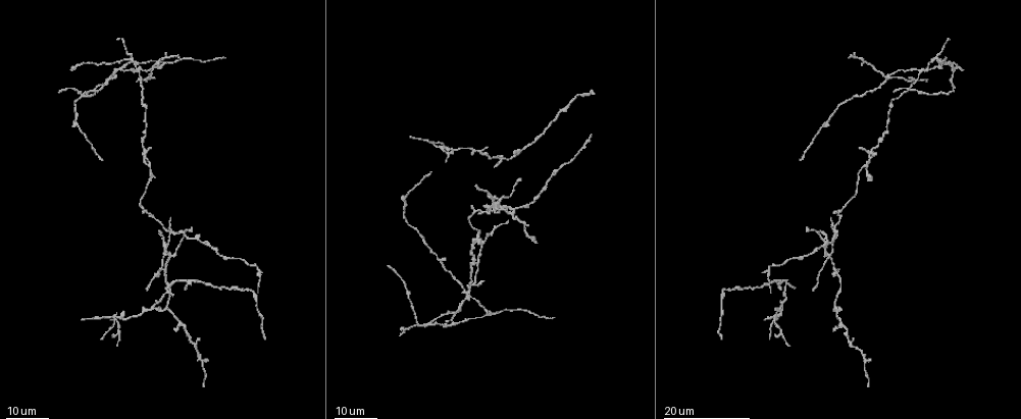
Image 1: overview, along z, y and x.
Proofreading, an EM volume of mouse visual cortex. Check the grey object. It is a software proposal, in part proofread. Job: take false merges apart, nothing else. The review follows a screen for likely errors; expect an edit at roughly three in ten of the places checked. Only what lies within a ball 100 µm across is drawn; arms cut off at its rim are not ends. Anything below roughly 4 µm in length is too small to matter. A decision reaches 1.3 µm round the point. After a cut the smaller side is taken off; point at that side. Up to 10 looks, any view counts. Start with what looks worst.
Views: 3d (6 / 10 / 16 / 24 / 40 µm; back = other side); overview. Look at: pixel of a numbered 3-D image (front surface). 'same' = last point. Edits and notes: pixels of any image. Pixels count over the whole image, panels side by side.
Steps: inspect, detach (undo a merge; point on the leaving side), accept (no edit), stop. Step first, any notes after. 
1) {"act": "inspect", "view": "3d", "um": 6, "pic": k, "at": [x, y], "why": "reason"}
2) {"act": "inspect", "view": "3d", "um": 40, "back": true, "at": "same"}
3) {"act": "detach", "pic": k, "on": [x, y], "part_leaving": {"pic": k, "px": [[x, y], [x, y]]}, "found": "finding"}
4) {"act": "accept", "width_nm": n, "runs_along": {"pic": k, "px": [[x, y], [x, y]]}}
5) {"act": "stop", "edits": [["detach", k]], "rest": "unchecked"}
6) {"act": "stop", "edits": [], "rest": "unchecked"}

{"act": "inspect", "view": "3d", "um": 24, "pic": 1, "at": [140, 79], "why": "looks like a crossing"}

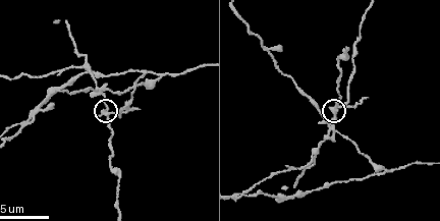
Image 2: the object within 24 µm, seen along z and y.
{"act": "inspect", "view": "3d", "um": 6, "pic": 2, "at": [332, 110], "why": "closer look"}

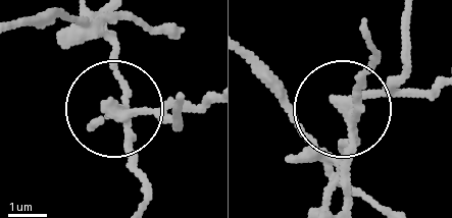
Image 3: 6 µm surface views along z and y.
{"act": "detach", "pic": 3, "on": [349, 178], "width_nm": 240, "found": "two neurons meet here"}

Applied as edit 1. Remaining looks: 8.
{"act": "inspect", "view": "3d", "um": 24, "pic": 1, "at": [172, 231], "why": "four-way junction"}

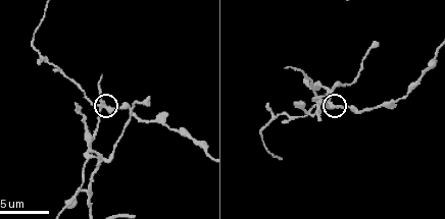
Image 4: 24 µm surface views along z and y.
{"act": "inspect", "view": "3d", "um": 10, "pic": 4, "at": [103, 109]}

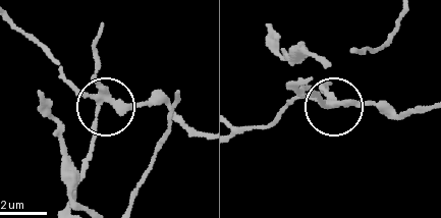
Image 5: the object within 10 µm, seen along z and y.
{"act": "detach", "pic": 5, "on": [96, 127], "found": "a second neuron is stuck on"}

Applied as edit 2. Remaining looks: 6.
{"act": "inspect", "view": "overview"}

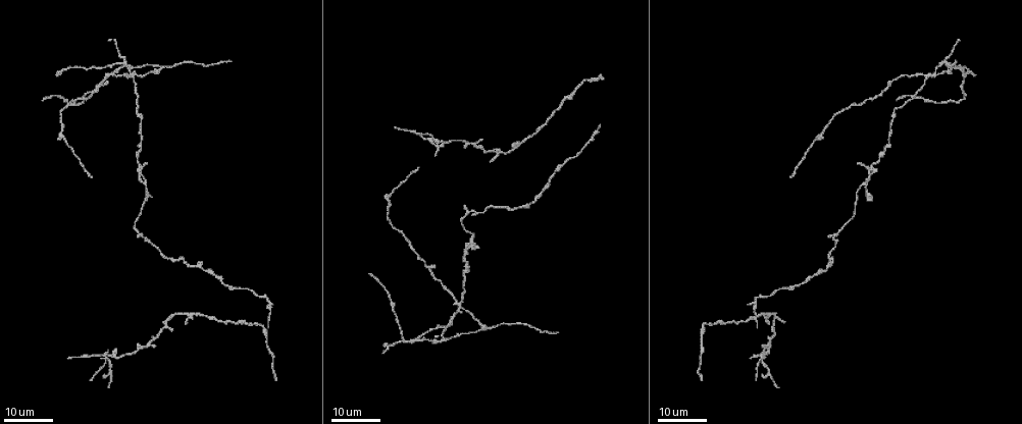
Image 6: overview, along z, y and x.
{"act": "inspect", "view": "3d", "um": 24, "pic": 6, "at": [487, 329], "why": "small branch off a trunk"}

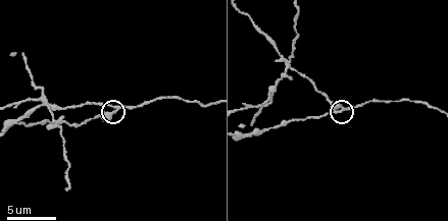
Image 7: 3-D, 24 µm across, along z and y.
{"act": "inspect", "view": "3d", "um": 10, "pic": 7, "at": [117, 106]}

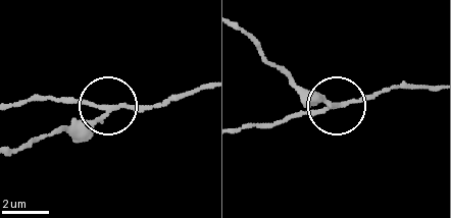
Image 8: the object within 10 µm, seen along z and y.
{"act": "detach", "pic": 8, "on": [79, 100], "part_leaving": {"pic": 8, "px": [[110, 104], [70, 99], [12, 102]]}, "found": "two neurons meet here"}

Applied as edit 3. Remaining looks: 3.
{"act": "inspect", "view": "3d", "um": 24, "pic": 6, "at": [169, 320], "why": "three-way junction"}

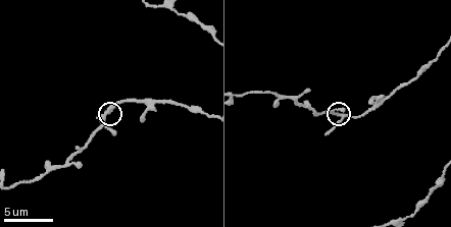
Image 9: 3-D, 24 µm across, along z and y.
{"act": "inspect", "view": "3d", "um": 10, "pic": 9, "at": [108, 109]}

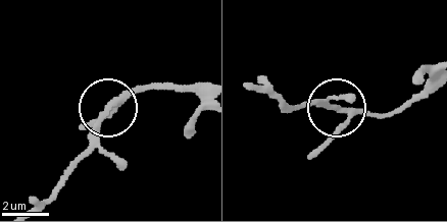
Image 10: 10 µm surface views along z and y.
{"act": "accept", "runs_along": {"pic": 10, "px": [[203, 90], [127, 92], [77, 164]]}, "found": "one neuron here"}

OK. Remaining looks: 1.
{"act": "inspect", "view": "3d", "um": 16, "pic": 7, "at": [269, 94], "why": "a fork"}

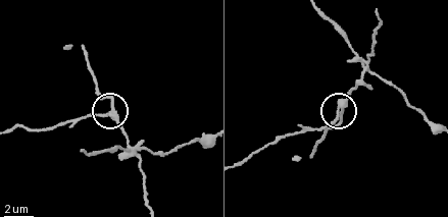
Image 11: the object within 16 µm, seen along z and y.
{"act": "detach", "pic": 11, "on": [102, 116], "arms": 3, "part_leaving": {"pic": 11, "px": [[110, 113], [81, 117], [48, 128], [15, 128]]}, "found": "a second neuron is stuck on"}

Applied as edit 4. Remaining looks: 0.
{"act": "stop", "edits": [["detach", 3], ["detach", 5], ["detach", 8], ["detach", 11]], "rest": "unchecked"}

